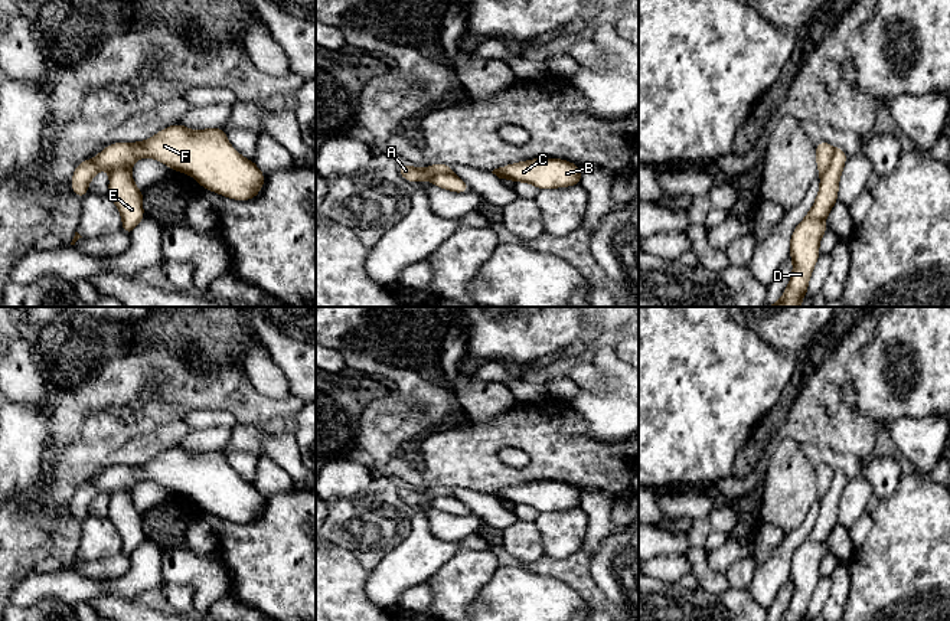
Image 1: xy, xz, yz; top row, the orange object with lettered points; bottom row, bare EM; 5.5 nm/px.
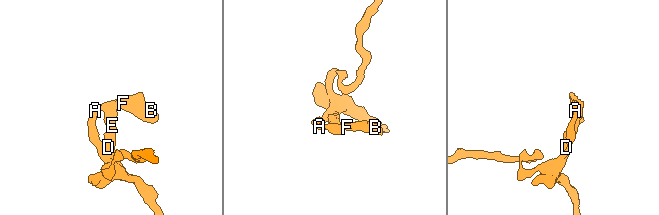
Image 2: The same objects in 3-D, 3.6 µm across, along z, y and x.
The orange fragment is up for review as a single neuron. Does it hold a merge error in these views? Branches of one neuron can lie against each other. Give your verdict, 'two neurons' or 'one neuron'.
two neurons

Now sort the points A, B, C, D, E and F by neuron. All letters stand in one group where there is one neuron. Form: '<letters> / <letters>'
A B C F / D E

